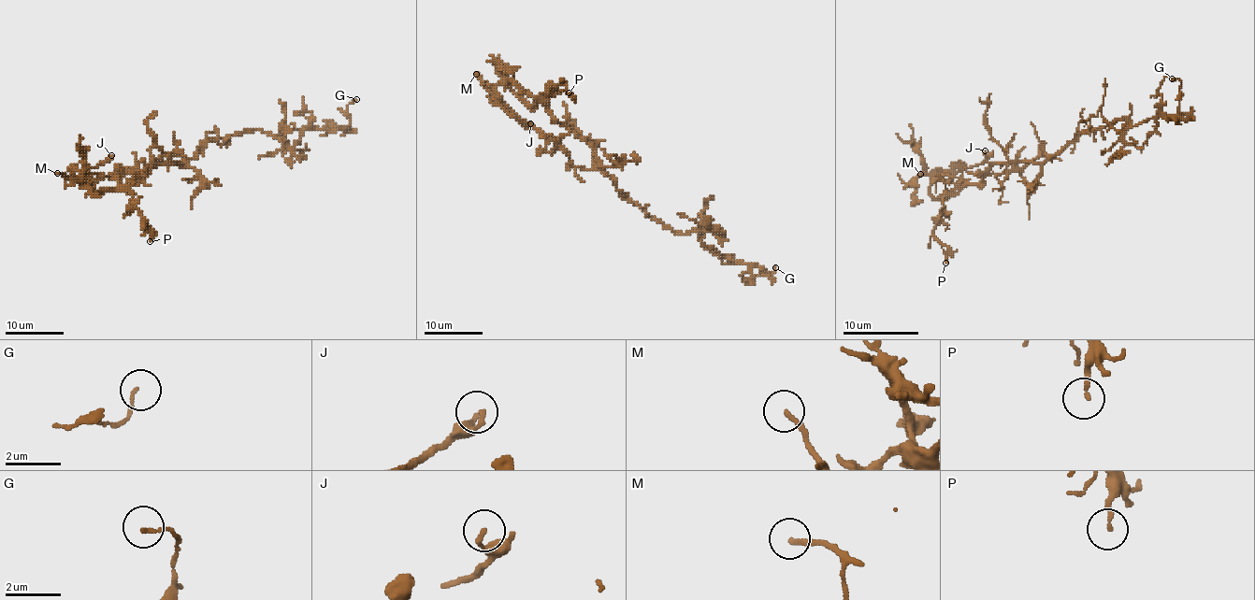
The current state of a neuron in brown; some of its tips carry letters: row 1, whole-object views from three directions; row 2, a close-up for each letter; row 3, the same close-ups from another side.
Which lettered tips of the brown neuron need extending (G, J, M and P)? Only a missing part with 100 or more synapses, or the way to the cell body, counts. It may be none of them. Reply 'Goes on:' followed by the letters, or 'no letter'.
Goes on: M

